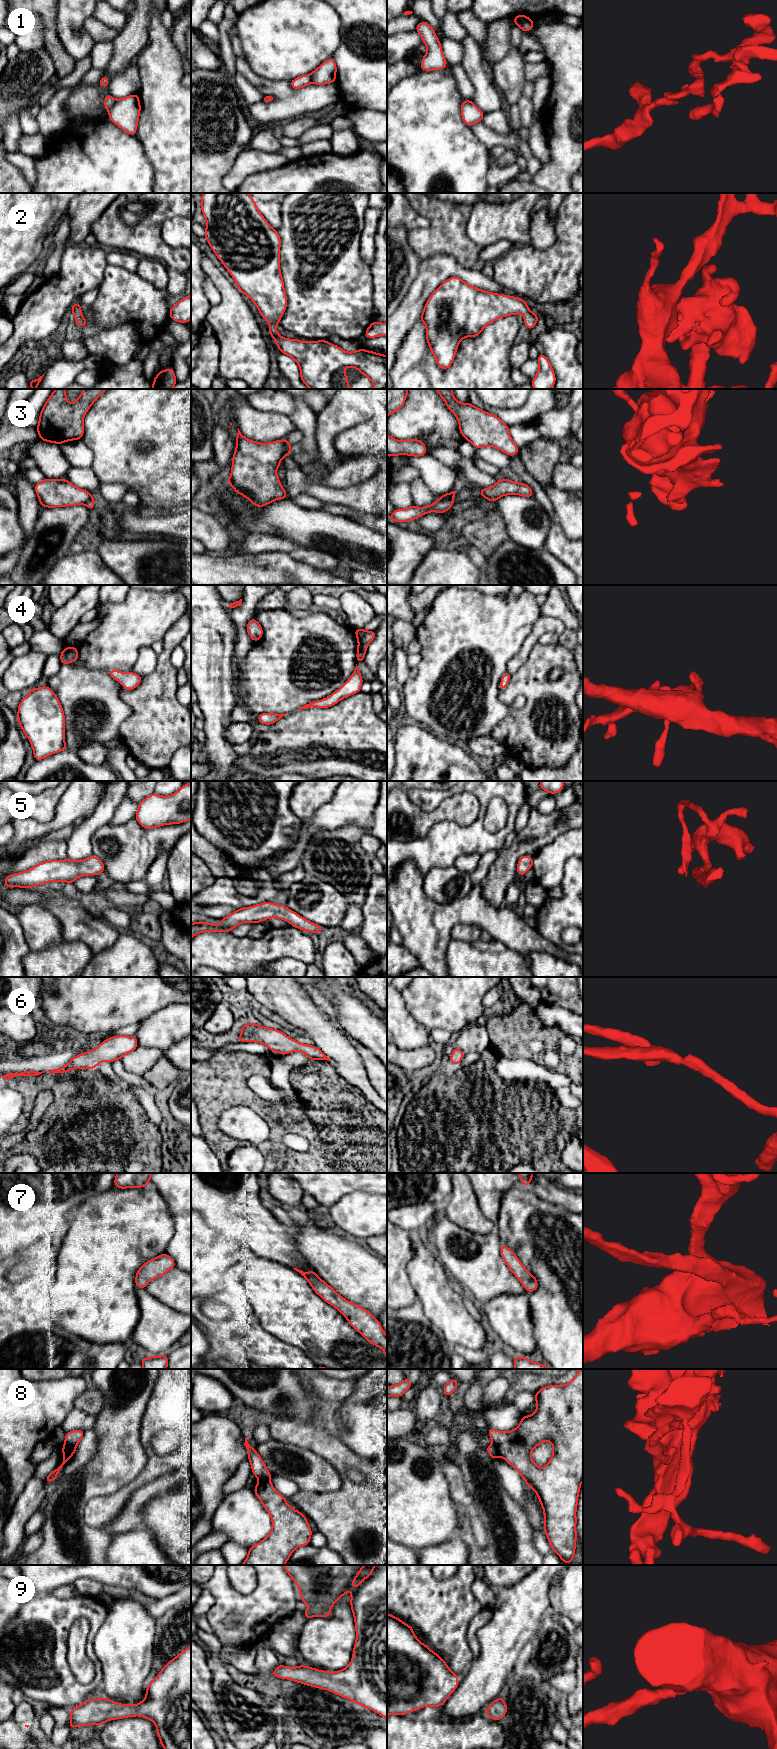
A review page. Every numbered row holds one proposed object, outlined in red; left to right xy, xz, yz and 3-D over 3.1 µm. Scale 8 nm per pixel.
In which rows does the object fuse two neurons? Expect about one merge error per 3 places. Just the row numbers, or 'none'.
1, 3, 8

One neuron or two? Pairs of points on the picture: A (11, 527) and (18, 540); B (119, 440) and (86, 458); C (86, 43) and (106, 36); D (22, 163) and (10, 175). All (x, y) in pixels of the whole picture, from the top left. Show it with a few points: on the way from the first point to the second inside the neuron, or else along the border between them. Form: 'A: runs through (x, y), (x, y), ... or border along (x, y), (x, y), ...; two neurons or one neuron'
A: runs through (11, 530), (15, 537); one neuron
B: border along (80, 439), (92, 452), (91, 466); two neurons
C: border along (88, 17), (84, 21), (83, 30), (95, 42); two neurons
D: border along (10, 162), (21, 172), (27, 182); two neurons

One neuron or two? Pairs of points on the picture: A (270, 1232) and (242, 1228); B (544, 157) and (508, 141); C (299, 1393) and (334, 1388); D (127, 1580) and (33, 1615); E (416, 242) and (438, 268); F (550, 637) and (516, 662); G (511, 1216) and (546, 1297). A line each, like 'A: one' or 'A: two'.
A: one
B: two
C: two
D: two
E: two
F: two
G: one

